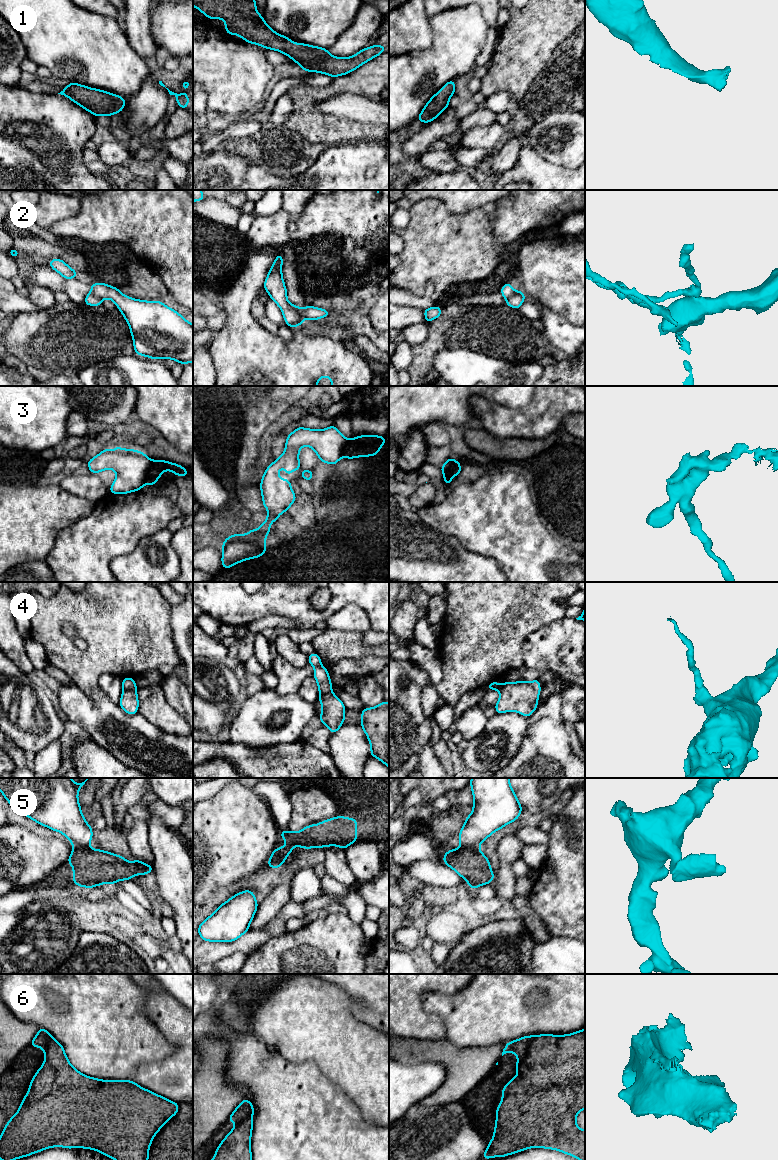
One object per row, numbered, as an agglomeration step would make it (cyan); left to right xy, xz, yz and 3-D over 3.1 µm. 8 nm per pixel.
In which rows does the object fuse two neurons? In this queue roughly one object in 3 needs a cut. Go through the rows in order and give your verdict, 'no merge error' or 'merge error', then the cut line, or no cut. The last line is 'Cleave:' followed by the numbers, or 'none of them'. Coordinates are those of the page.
1: no merge error | no cut
2: merge error | xz (290, 304), (302, 318)
3: merge error | xy (151, 461), (148, 467), (146, 483)
4: merge error | xy (136, 687), (130, 690), (123, 690)
5: merge error | yz (461, 845), (478, 847)
6: no merge error | no cut
Cleave: 2, 3, 4, 5

